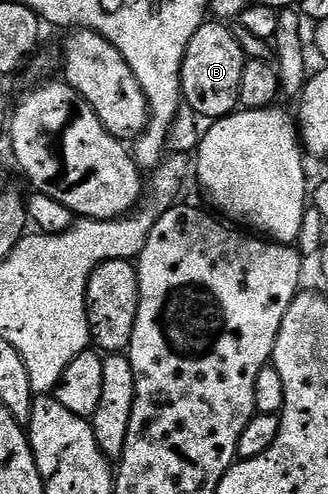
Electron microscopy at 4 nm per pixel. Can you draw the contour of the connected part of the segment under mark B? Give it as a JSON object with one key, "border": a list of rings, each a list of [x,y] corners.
{"border":[[[219,21],[204,22],[193,33],[179,71],[182,102],[186,106],[188,103],[206,121],[225,118],[239,107],[241,73],[247,60],[230,26]]]}

